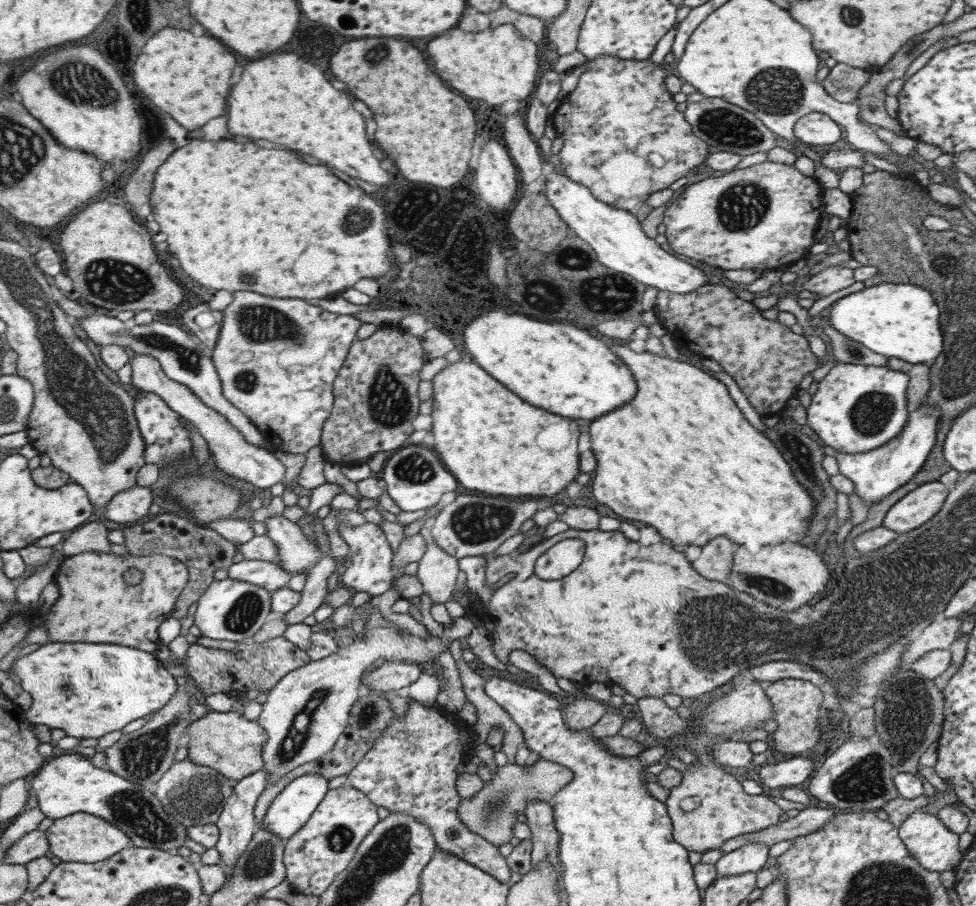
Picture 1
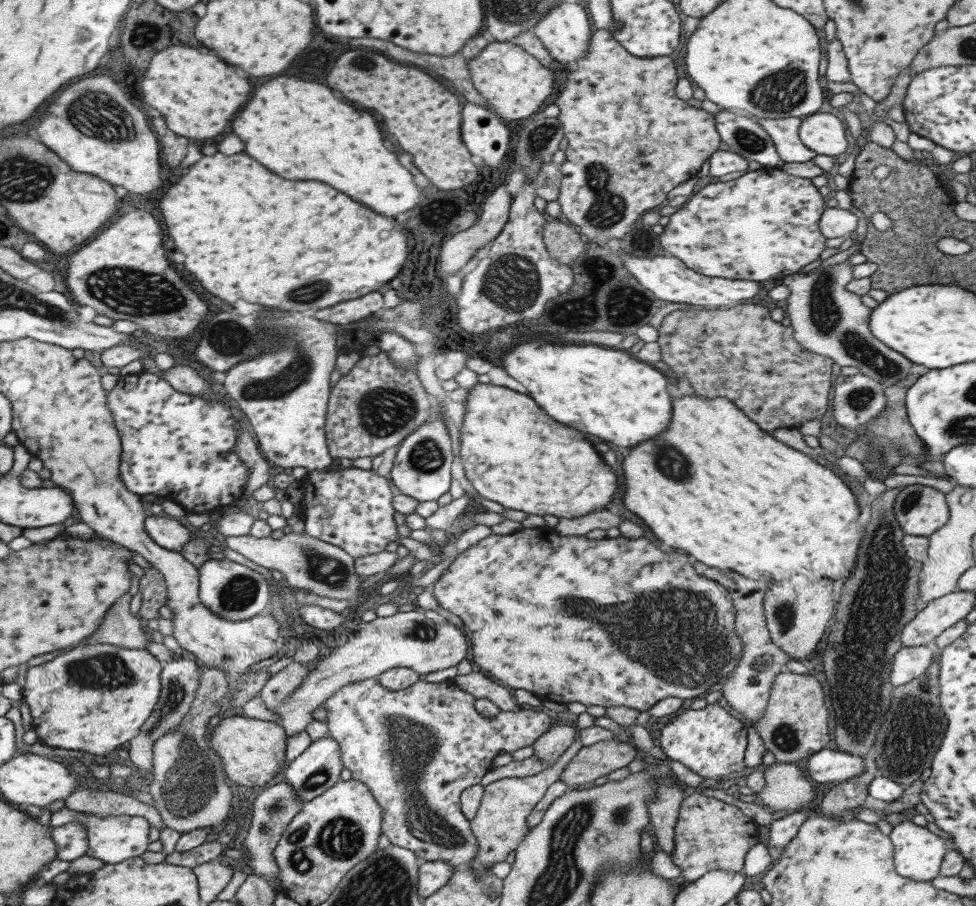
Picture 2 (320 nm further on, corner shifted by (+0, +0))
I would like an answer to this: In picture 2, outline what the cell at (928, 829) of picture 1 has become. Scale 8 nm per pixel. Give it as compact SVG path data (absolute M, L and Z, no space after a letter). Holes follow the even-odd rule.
M901 821L888 834L893 845L893 865L903 878L925 882L938 876L945 854L943 838L912 821Z

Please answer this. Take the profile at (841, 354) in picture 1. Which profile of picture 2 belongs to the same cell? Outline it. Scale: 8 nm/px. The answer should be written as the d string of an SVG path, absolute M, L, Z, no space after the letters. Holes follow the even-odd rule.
M847 259L805 275L795 273L783 277L781 282L789 289L785 310L792 328L792 337L810 353L830 358L834 366L858 368L859 373L887 388L903 381L912 363L901 358L901 354L895 354L895 350L889 350L886 344L872 335L869 328L872 310L863 305L856 294L845 290L844 286L851 279L852 265Z

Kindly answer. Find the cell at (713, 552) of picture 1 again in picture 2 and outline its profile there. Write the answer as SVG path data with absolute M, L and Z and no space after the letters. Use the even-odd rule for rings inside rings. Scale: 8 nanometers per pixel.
M707 567L702 570L701 574L728 591L735 612L735 632L743 645L741 660L737 662L733 672L719 682L717 688L721 691L725 702L741 714L745 727L749 725L754 727L755 723L761 719L761 713L766 707L770 686L775 675L784 669L784 665L790 660L785 652L770 642L762 608L767 584L763 581L745 578L731 570L717 570Z

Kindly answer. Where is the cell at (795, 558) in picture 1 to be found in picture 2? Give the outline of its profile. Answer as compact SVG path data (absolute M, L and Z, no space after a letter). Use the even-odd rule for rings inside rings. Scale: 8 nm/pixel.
M797 574L767 583L762 608L770 642L785 652L790 659L803 658L811 654L827 628L829 618L833 616L835 600L831 598L831 592L833 584L829 580L809 580Z

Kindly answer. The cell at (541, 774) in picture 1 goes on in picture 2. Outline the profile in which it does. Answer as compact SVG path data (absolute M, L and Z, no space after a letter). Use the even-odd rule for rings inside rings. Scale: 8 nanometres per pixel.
M615 738L600 740L582 746L561 771L559 779L569 788L591 782L599 776L627 766L636 758L637 751L632 743L622 743Z

